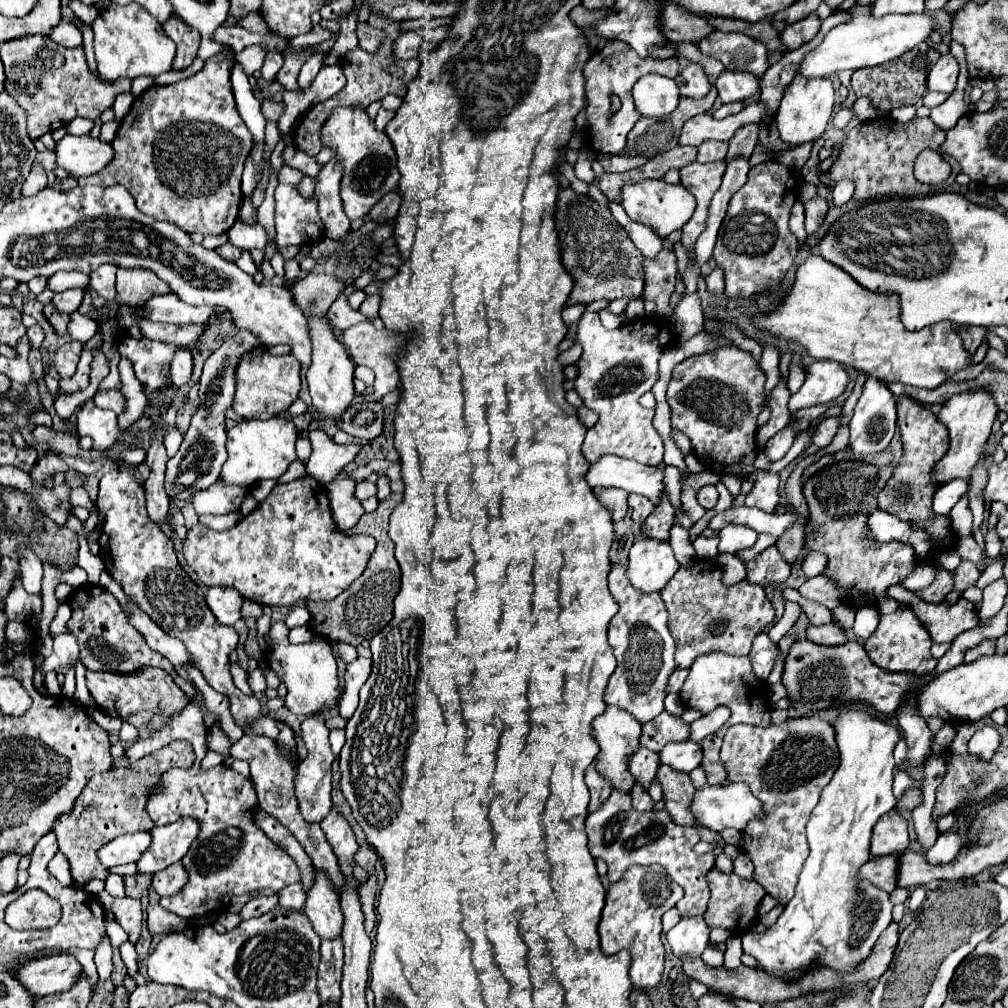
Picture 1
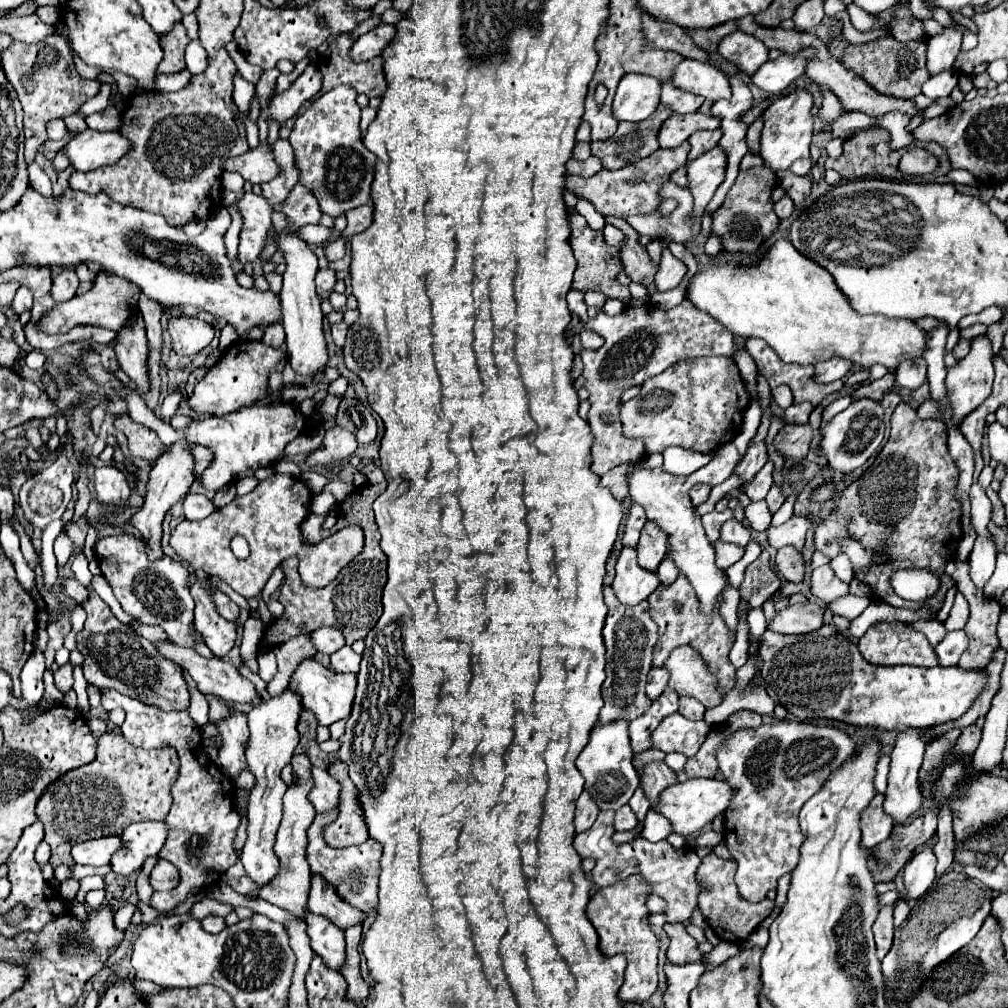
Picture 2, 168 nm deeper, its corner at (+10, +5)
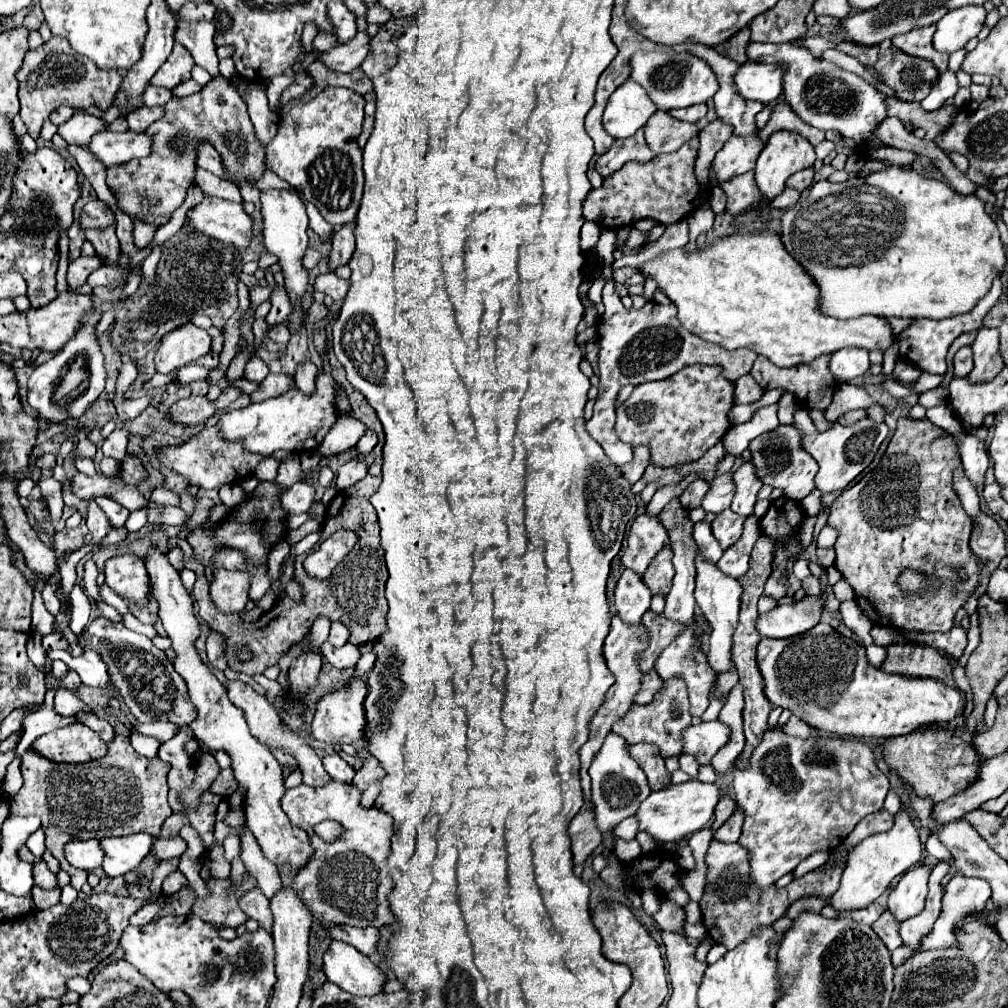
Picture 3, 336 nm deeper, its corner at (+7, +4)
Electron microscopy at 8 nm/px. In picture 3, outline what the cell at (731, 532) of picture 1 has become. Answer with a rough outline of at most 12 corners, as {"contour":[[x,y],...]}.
{"contour":[[733,509],[715,517],[711,527],[723,549],[737,543],[745,517]]}

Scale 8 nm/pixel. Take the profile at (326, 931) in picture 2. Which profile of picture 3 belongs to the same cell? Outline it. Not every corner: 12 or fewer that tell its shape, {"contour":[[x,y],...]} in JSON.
{"contour":[[335,939],[323,955],[331,983],[361,997],[385,975],[367,955]]}

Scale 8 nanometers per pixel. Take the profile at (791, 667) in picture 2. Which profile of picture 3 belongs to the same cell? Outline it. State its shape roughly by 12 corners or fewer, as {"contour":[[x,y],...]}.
{"contour":[[827,623],[761,639],[765,695],[813,729],[899,737],[961,689],[885,673]]}

